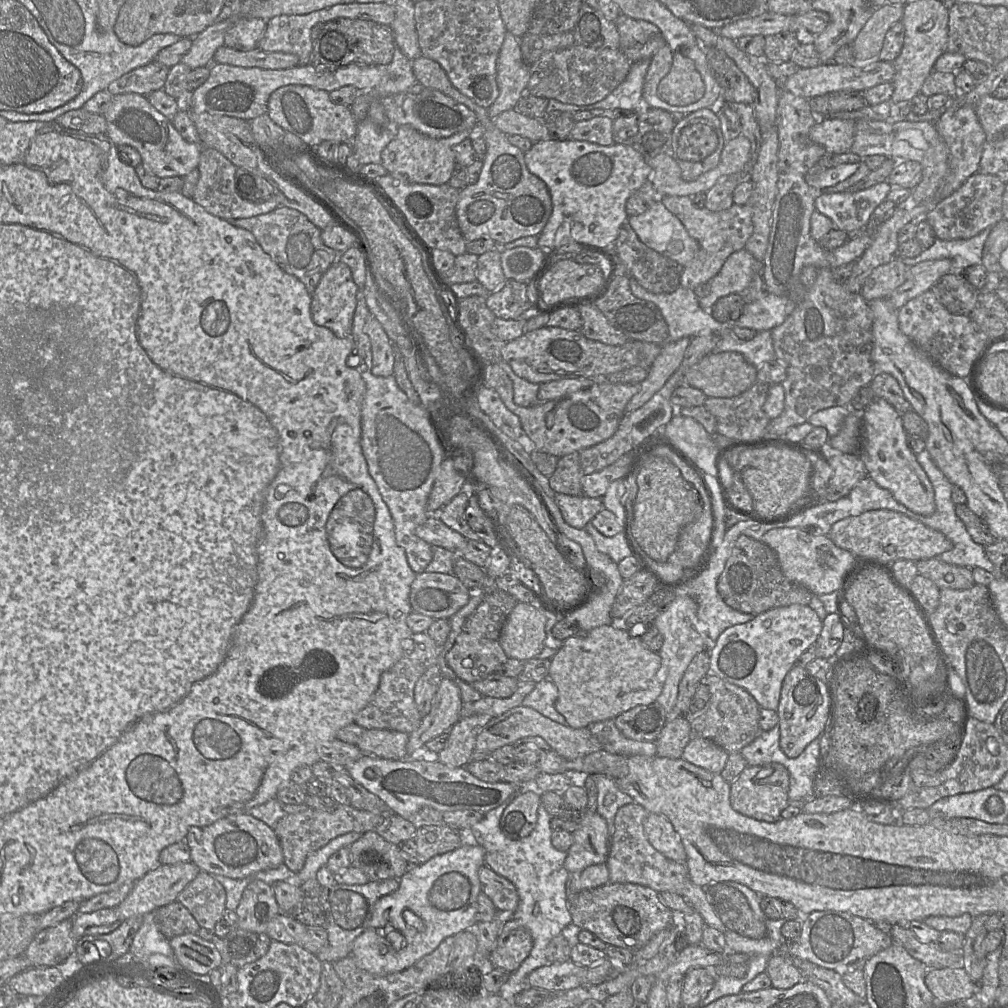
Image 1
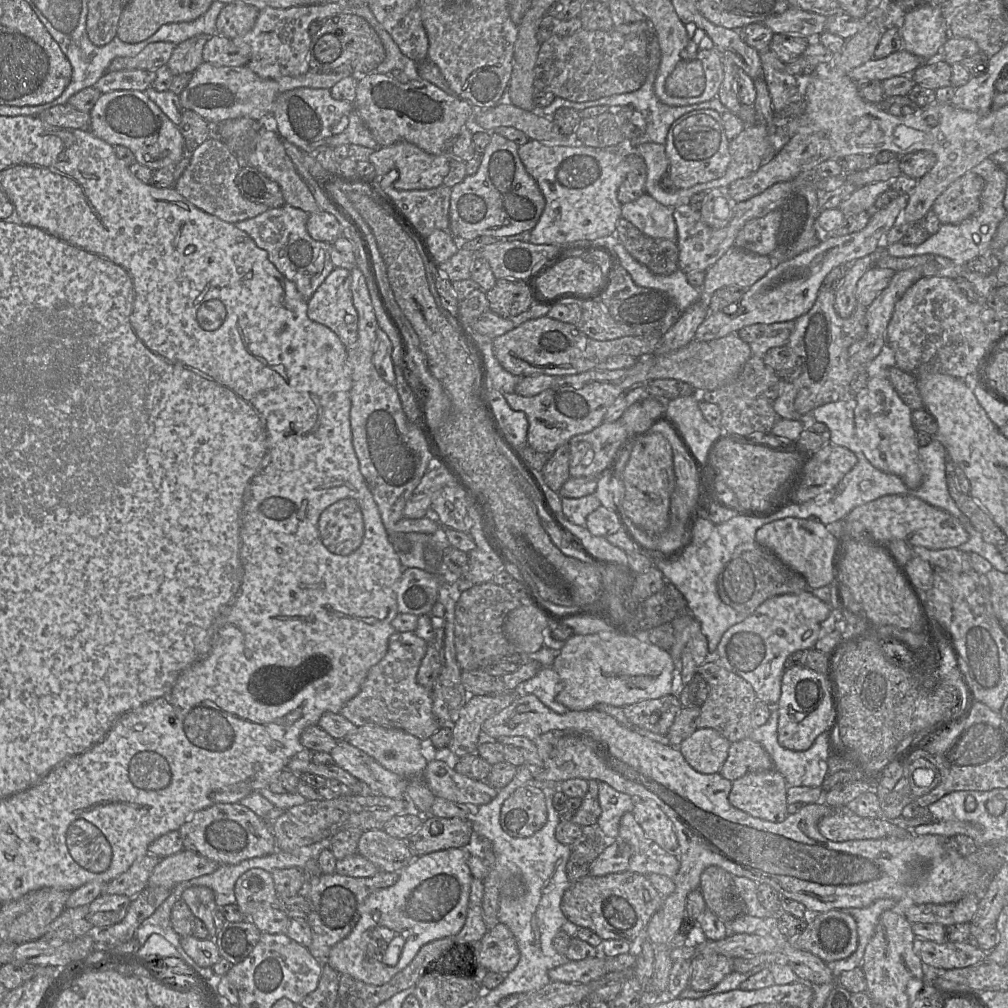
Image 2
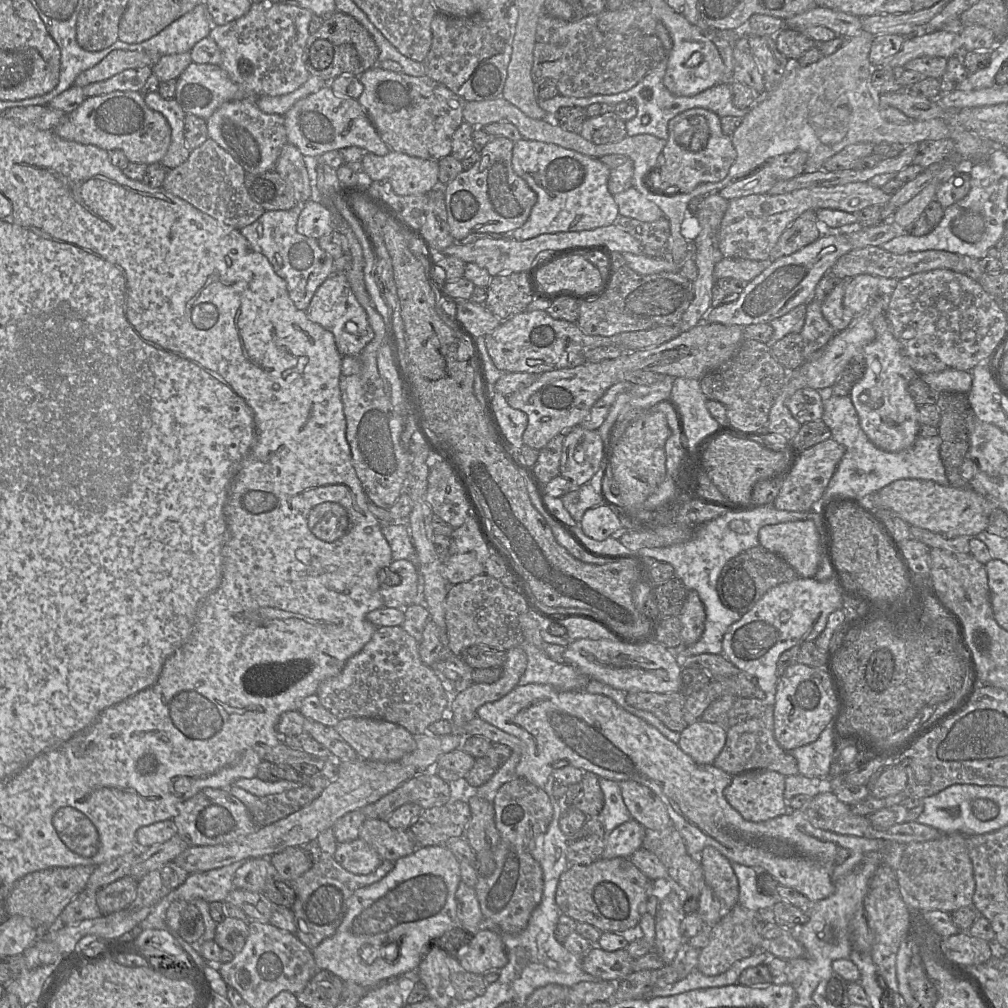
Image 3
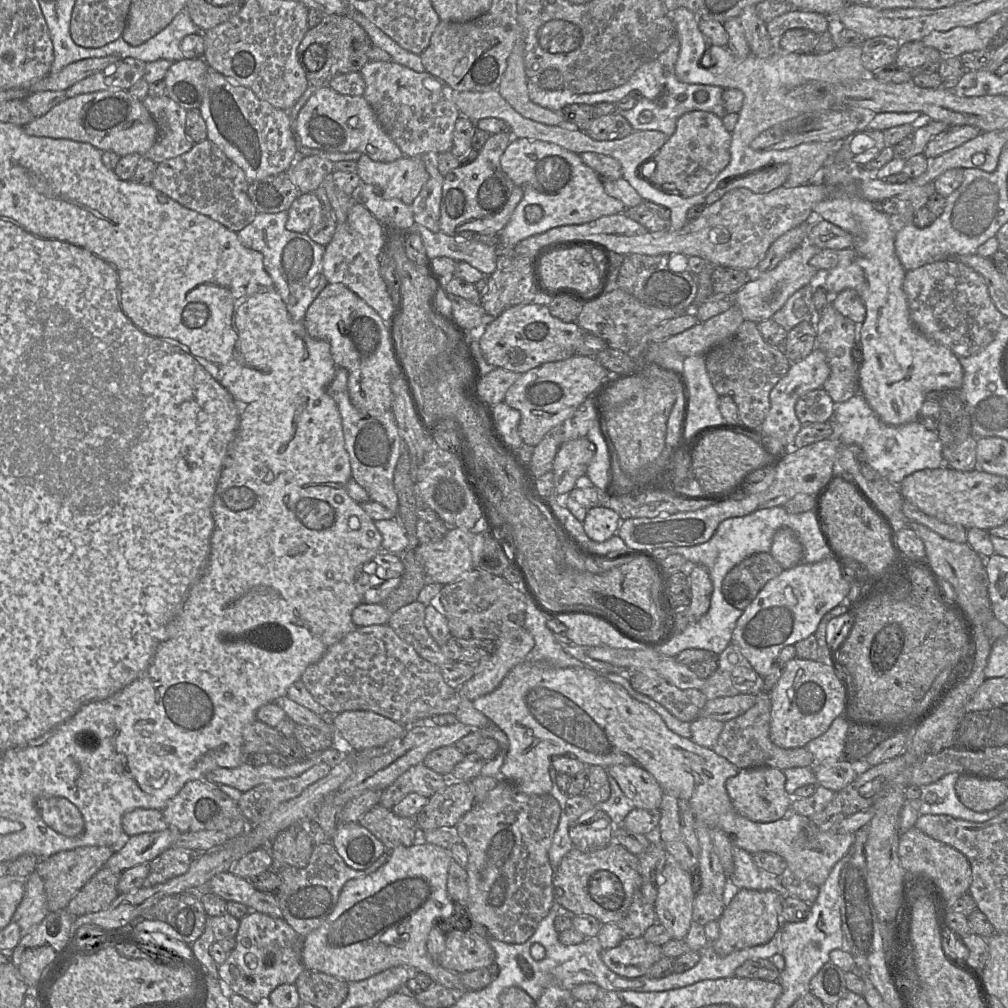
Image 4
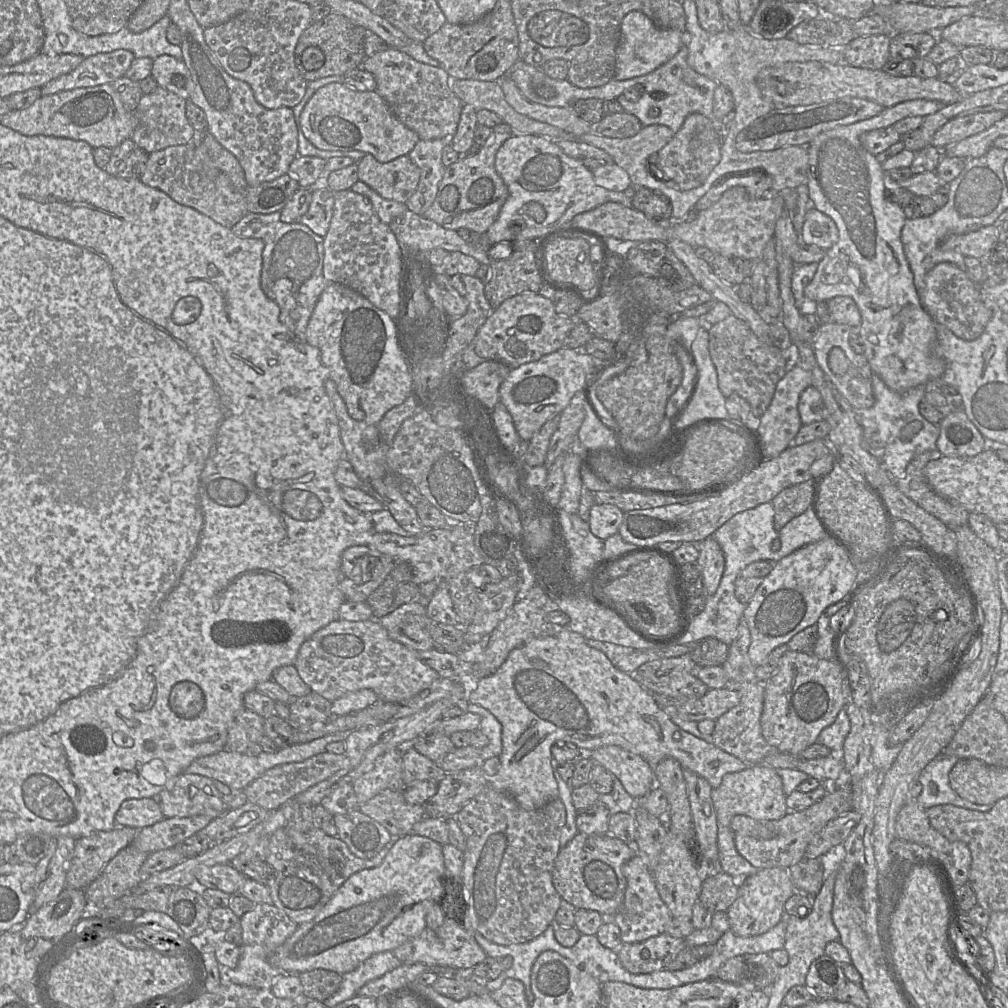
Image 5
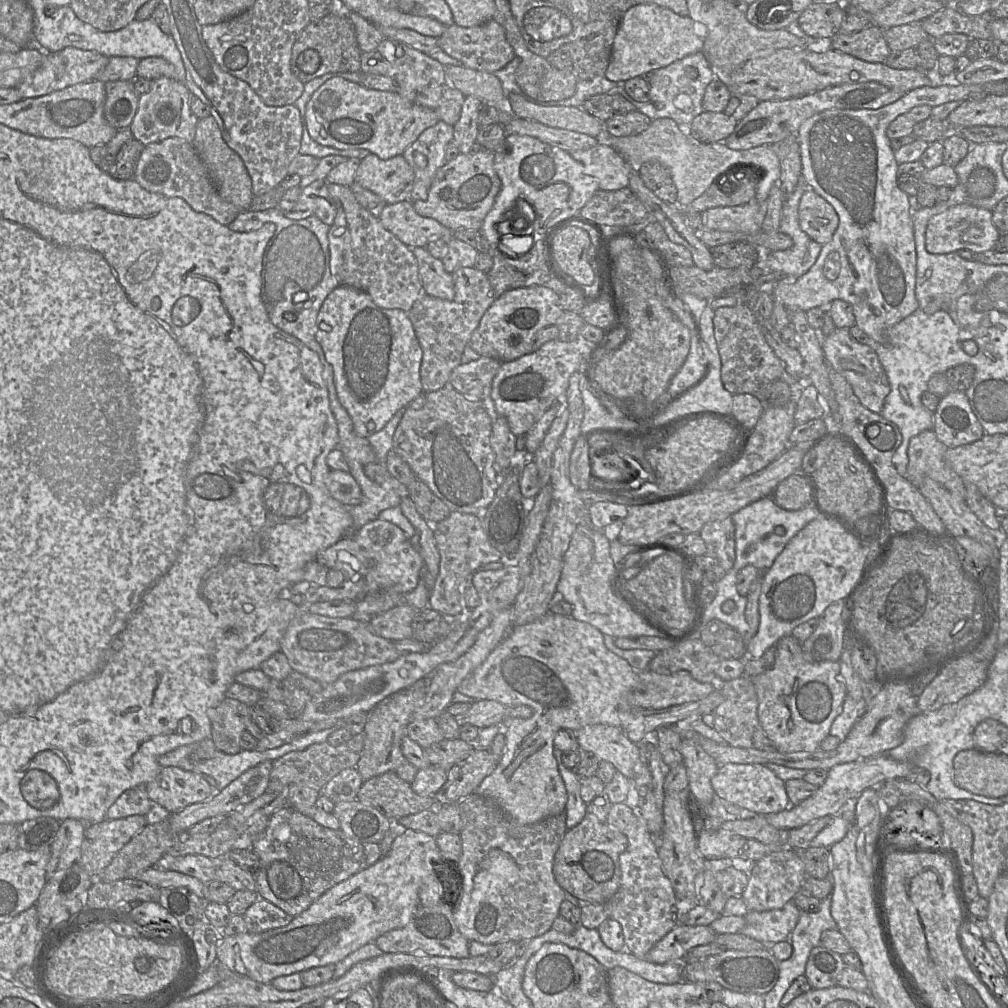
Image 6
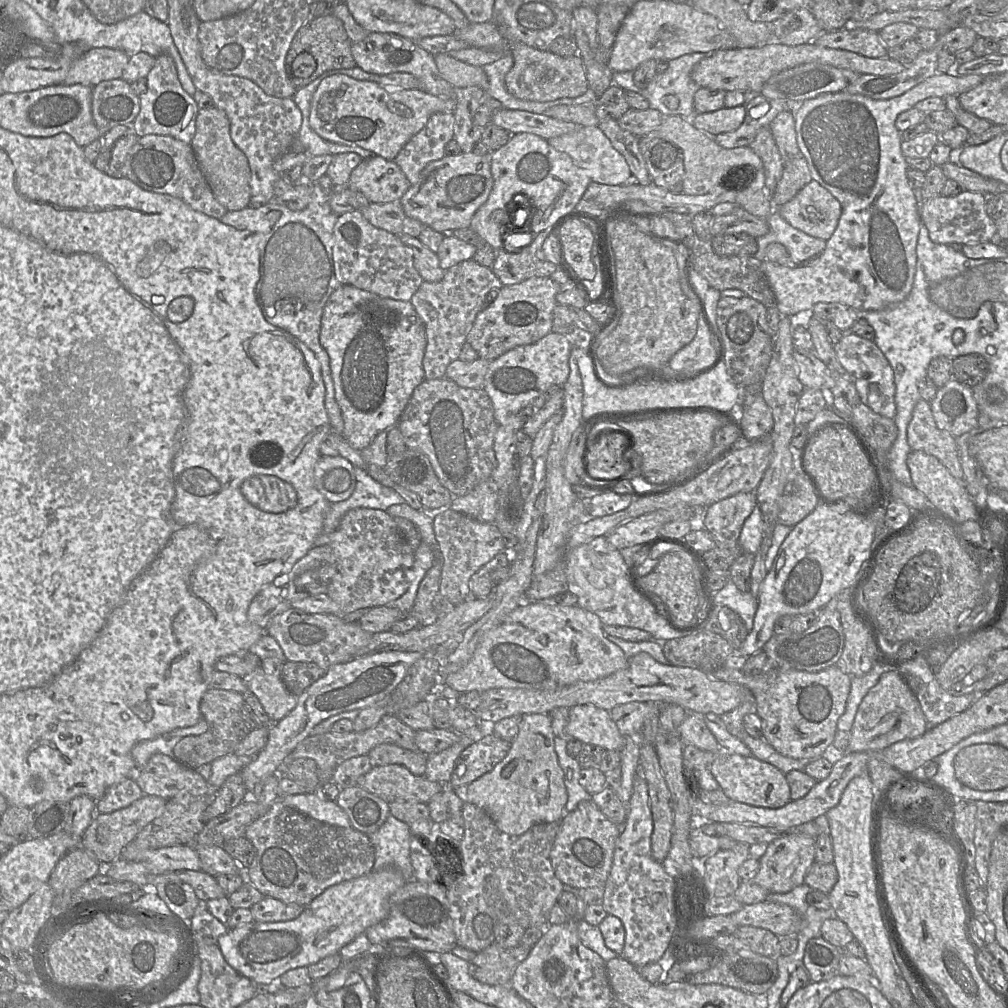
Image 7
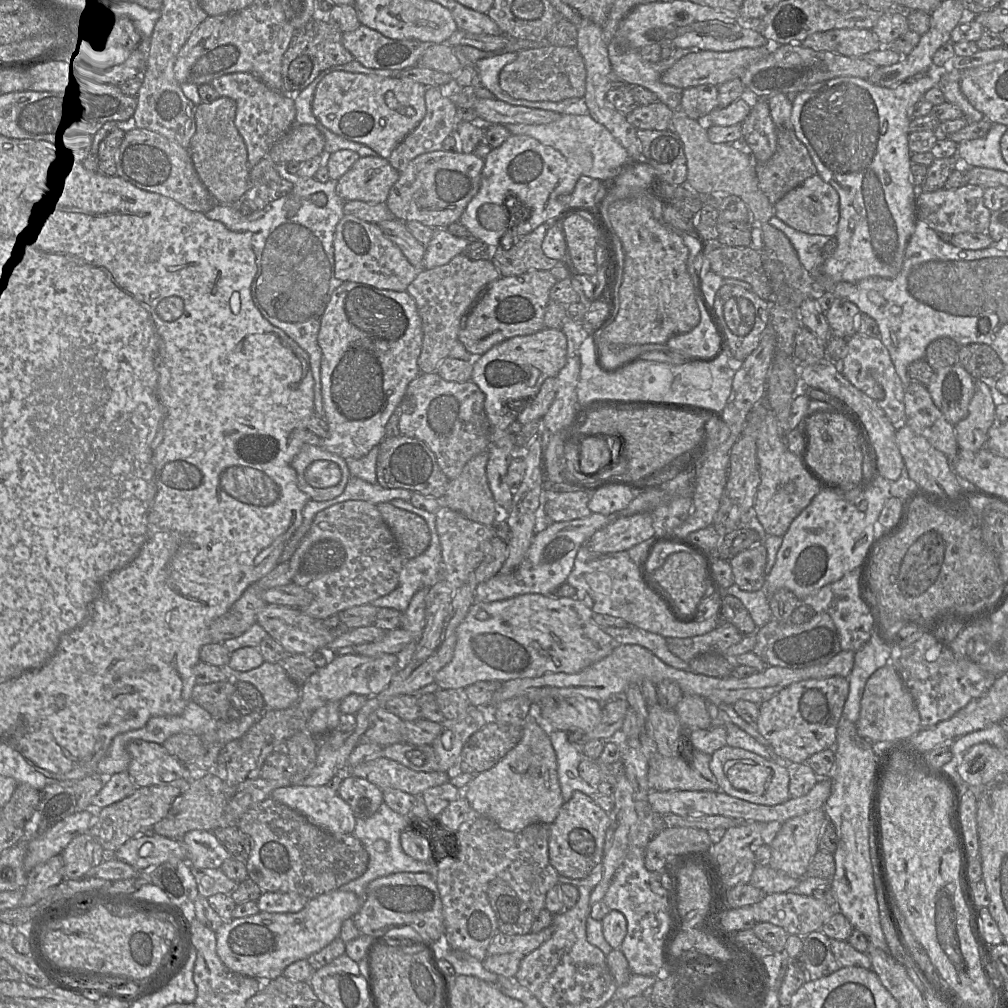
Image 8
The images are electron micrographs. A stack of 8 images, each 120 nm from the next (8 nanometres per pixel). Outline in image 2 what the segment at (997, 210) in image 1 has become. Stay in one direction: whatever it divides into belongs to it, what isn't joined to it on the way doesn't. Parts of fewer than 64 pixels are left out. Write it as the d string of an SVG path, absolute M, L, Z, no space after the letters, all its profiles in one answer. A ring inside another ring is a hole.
M971 171L955 180L932 206L940 223L956 225L975 215L981 206L984 186L984 179Z

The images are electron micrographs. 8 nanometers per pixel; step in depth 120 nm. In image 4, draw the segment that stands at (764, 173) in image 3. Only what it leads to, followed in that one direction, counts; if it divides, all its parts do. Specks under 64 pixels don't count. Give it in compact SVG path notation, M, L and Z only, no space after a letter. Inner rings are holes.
M787 163L762 167L746 176L729 180L725 186L711 192L704 201L705 205L711 205L720 200L726 193L738 188L746 188L757 194L769 193L785 185L790 173L790 165Z

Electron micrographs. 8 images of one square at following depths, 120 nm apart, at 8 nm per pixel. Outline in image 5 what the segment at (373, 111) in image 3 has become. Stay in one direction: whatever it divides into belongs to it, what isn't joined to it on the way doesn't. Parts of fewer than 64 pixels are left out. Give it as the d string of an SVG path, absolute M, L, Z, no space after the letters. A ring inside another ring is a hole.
M392 47L365 57L362 68L374 76L376 93L387 103L395 117L413 130L420 140L449 140L456 133L464 104L451 90L450 76L443 68L418 62L400 49Z

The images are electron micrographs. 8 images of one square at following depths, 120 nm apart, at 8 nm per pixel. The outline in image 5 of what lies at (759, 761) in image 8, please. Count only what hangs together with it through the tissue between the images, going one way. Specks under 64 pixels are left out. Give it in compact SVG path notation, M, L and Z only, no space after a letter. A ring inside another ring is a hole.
M753 765L739 772L724 775L721 784L712 791L718 828L729 827L736 815L758 821L778 820L788 813L782 778L769 766Z

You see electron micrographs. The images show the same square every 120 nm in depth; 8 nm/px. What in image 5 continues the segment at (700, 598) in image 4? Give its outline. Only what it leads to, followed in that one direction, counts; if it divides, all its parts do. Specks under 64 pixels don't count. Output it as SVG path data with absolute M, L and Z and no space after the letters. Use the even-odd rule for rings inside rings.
M709 536L700 542L691 543L699 550L696 563L702 574L706 595L712 596L717 591L724 572L724 553L713 536Z

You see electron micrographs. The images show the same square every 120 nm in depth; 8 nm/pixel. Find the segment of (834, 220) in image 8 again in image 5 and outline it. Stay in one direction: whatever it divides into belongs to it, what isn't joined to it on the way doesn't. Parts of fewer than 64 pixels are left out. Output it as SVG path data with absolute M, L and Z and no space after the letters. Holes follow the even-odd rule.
M810 208L805 215L802 237L804 243L827 251L838 241L839 232L832 218L816 208Z

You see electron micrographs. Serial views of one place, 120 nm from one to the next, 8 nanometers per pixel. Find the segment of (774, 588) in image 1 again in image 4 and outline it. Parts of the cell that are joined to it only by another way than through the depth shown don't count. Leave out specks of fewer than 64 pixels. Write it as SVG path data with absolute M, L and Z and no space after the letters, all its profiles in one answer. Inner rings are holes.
M770 552L754 553L733 567L724 577L723 596L730 605L744 611L766 583L783 570Z

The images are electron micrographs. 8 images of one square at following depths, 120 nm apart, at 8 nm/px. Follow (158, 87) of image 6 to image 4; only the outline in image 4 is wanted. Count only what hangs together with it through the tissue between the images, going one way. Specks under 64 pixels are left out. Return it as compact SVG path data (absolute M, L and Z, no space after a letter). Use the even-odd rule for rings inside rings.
M147 95L143 105L150 112L158 127L158 138L144 155L157 164L188 152L195 144L186 134L187 110L167 95Z

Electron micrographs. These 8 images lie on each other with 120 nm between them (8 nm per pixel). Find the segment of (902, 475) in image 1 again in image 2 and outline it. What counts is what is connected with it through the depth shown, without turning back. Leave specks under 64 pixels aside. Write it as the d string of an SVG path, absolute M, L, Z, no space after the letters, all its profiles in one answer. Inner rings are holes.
M879 371L870 377L855 400L856 435L858 445L867 460L876 469L900 477L907 488L913 490L919 488L923 482L923 474L916 431L911 422L912 410L901 400L891 385L888 371Z

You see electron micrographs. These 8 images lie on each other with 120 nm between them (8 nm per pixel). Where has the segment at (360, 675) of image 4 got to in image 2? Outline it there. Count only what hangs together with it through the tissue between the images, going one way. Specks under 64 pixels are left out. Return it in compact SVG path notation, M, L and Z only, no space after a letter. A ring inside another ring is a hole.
M413 631L393 633L386 655L369 670L359 692L343 706L339 714L357 727L378 725L395 728L422 742L428 740L440 728L440 723L433 714L431 691L417 681L418 669L427 646L428 642Z

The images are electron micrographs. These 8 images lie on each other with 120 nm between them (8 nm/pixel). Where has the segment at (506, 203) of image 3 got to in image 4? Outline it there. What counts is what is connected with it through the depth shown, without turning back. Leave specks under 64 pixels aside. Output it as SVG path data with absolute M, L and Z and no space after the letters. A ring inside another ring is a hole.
M498 133L490 135L473 162L460 165L444 176L439 219L441 232L449 236L457 236L463 231L499 234L506 226L516 206L523 198L523 190L508 177L500 164L500 158L512 139L512 134Z

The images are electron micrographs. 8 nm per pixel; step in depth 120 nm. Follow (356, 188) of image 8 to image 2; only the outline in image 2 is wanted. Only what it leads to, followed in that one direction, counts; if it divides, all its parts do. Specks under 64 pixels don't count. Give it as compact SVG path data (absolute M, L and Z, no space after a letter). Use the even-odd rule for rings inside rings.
M399 141L387 147L374 149L368 161L374 166L376 176L384 178L390 170L396 169L398 171L398 178L392 183L394 189L426 190L437 188L443 184L443 180L450 169L450 160L453 157L451 151L432 155L412 143Z

